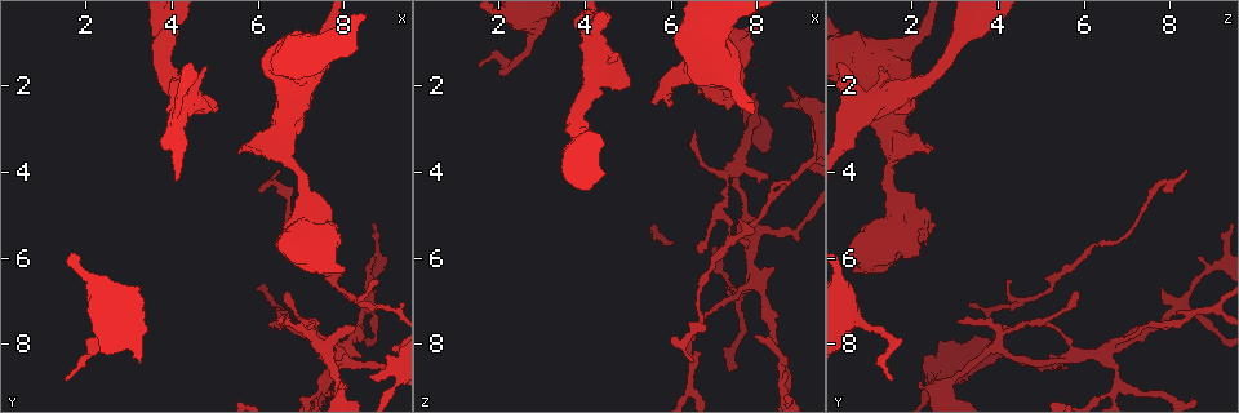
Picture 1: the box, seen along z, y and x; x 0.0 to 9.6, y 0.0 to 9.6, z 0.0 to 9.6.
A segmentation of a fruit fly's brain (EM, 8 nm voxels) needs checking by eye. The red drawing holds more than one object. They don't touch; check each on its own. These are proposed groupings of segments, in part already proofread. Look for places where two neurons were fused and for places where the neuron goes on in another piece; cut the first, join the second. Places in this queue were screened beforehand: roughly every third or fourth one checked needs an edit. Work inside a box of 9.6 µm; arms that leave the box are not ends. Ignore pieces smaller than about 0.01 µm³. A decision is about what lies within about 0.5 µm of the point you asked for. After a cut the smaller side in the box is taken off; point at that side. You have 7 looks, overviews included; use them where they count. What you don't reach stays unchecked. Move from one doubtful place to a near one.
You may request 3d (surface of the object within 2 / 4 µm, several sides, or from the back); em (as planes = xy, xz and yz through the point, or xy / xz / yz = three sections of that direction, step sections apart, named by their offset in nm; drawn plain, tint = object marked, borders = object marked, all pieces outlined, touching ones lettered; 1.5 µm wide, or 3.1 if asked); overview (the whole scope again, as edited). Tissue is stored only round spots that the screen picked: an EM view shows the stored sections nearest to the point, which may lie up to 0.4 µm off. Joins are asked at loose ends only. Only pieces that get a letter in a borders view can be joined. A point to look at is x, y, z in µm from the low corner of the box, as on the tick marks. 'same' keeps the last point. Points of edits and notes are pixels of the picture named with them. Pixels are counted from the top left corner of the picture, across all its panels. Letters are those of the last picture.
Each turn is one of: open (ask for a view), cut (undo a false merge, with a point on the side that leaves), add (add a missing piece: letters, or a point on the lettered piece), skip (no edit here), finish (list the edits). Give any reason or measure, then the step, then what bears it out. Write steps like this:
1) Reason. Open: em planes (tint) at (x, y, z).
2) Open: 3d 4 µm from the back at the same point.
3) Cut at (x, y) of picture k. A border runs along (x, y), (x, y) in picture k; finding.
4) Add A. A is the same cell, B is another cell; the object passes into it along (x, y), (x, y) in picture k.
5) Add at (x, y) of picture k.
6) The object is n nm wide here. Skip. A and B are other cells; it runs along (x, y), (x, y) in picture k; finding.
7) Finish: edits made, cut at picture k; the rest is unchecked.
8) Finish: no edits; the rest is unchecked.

An open end. Open: em xz step 8 (tint) at (5.50, 3.60, 2.35).

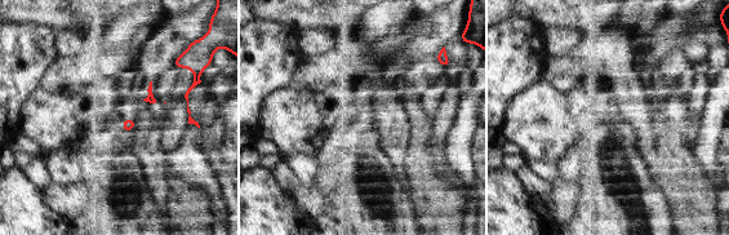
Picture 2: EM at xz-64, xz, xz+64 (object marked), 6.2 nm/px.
Open: em planes (borders) at the same point.

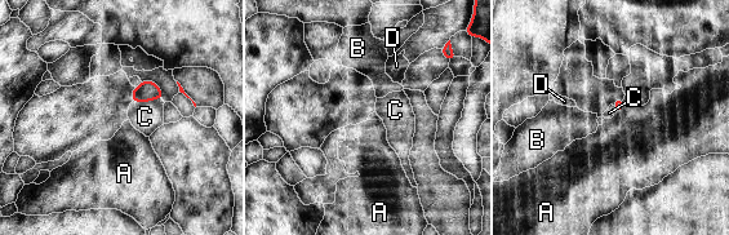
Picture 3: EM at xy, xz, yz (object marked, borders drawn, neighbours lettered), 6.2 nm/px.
The longest contact is with C, 190 nm. Skip. A, B, C and D are other cells; none of them fits.

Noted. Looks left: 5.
Arms run side by side. Open: em planes (borders) at (7.60, 8.95, 6.85).

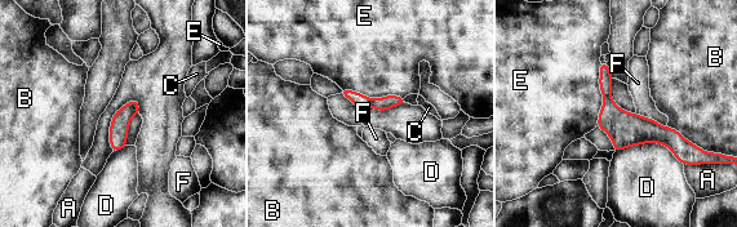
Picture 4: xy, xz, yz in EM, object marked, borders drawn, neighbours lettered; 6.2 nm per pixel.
Cut at (387, 102) of picture 4. A, B, C, D, E and F are other cells; a border runs along (369, 98), (371, 105) in picture 4; two neurons meet here.

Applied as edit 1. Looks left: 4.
Thin end. Open: 3d 2 µm at (7.40, 7.50, 5.00).

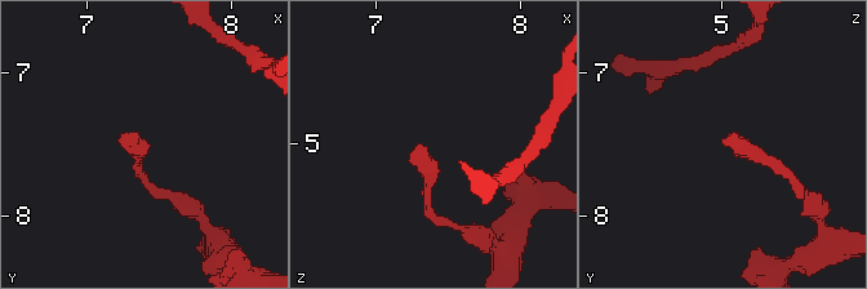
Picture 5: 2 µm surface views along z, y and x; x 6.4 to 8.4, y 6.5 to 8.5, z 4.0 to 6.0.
Shape alone is not enough. Open: em 3.1 µm yz step 16 (borders) at (7.36, 7.46, 5.02).

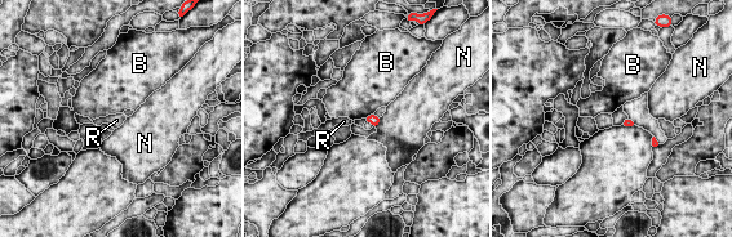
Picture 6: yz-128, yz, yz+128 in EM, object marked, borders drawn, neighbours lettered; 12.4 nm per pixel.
Skip. B, N and R are other cells; a border runs along (372, 113), (366, 119) in picture 6; none of them fits.

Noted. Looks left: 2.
Finish: edits made, cut at picture 4; the rest is unchecked.

